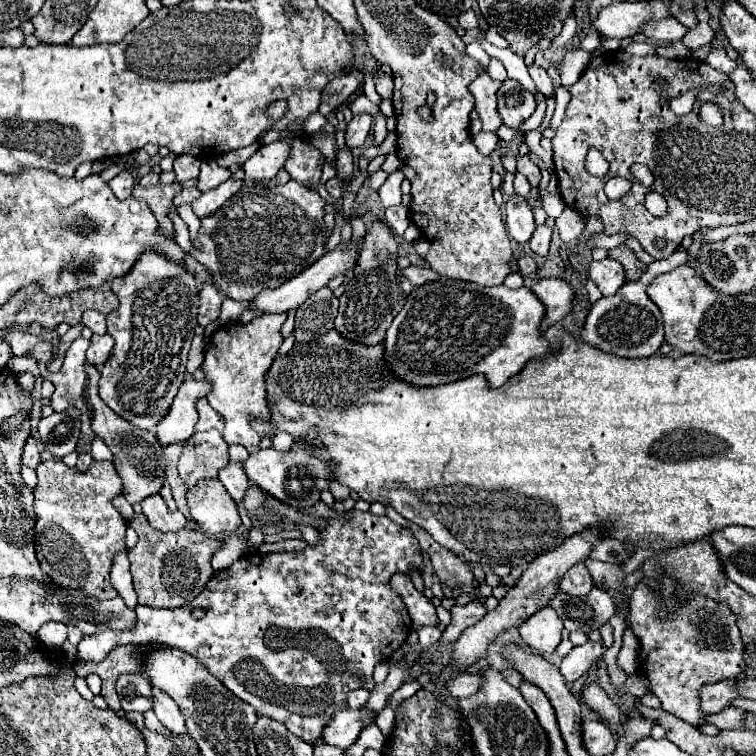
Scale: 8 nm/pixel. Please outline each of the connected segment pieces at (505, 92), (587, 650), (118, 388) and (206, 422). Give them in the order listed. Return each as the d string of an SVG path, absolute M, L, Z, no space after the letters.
M504 80L498 90L498 112L508 128L520 128L520 124L532 116L534 108L536 100L526 88L520 88L516 80Z
M588 642L572 648L572 652L560 664L560 672L566 678L566 682L572 684L574 680L586 676L592 670L594 662L604 656L604 652L606 646L602 642Z
M146 252L128 276L112 280L110 286L120 306L106 314L114 348L100 370L100 398L124 420L154 430L168 414L186 374L186 356L198 324L196 280L162 254Z
M200 398L196 402L196 408L198 408L198 414L200 414L200 420L198 420L194 432L204 432L204 430L210 430L210 428L216 428L222 434L222 430L224 430L222 416L208 404L208 400Z

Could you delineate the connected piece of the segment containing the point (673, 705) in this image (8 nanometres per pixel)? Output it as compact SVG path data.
M638 584L630 600L630 626L640 642L640 672L648 678L650 692L658 696L662 710L694 726L700 726L700 720L704 718L704 714L700 712L700 696L698 696L702 684L734 680L738 678L740 672L744 672L746 650L740 638L740 630L736 626L736 616L728 606L704 596L692 596L688 604L684 604L670 620L656 620L658 610L660 610L660 600L652 592L648 592L644 584Z

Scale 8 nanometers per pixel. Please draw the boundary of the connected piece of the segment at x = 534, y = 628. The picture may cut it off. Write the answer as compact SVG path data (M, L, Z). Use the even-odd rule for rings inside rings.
M546 606L524 620L518 632L532 650L538 650L540 656L550 656L562 640L562 620L554 608Z

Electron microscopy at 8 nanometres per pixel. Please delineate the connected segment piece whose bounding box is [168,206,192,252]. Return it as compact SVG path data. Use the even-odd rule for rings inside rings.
M172 206L172 208L168 210L168 218L170 218L170 220L172 220L172 224L174 224L175 240L177 244L185 252L188 252L192 245L188 226L186 226L186 224L184 224L184 220L178 216L178 210L176 210L176 206Z

